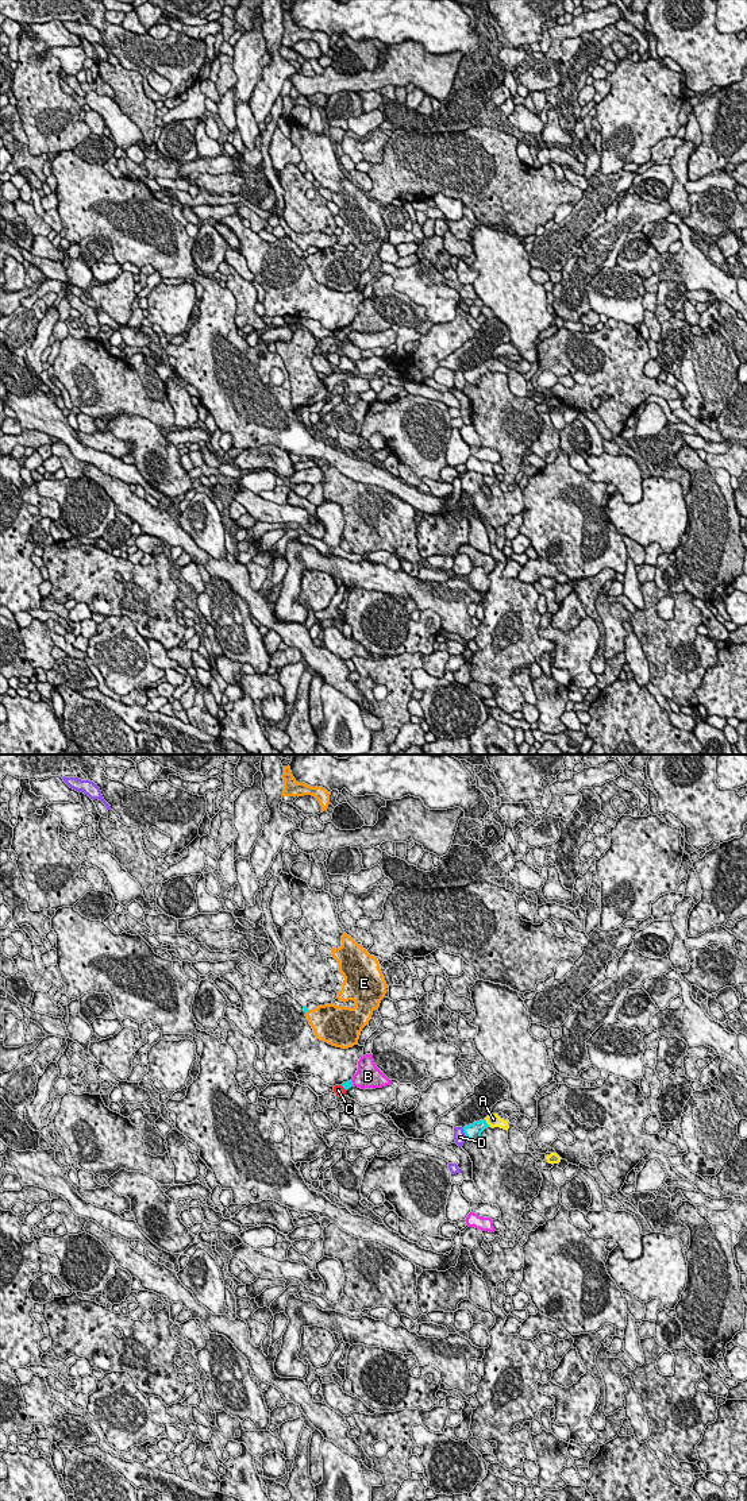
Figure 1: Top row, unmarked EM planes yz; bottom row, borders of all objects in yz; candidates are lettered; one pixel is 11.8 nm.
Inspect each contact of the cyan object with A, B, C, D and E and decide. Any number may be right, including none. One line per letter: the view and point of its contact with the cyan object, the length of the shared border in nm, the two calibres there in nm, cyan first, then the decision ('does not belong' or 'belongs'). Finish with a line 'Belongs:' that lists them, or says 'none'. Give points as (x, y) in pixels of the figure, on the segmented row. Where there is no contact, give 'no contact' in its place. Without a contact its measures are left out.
A: contact yz (486, 1123); length 110 nm; calibres 190 and 160 nm; belongs
B: contact yz (351, 1083); length 70 nm; calibres 90 and 280 nm; does not belong
C: contact yz (343, 1087); length 100 nm; calibres 90 and 120 nm; belongs
D: contact yz (464, 1131); length 120 nm; calibres 190 and 140 nm; does not belong
E: contact yz (307, 1011); length 80 nm; calibres 60 and 360 nm; does not belong
Belongs: A, C

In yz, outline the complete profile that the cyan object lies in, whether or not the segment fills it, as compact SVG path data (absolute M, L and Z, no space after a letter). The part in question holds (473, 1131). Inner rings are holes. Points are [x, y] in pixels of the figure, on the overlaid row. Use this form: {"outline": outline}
{"outline": "M497 1114L488 1115L484 1120L474 1122L473 1124L465 1126L463 1132L467 1139L473 1142L478 1142L481 1138L481 1132L488 1127L500 1127L508 1131L509 1124L508 1120L501 1119Z"}

